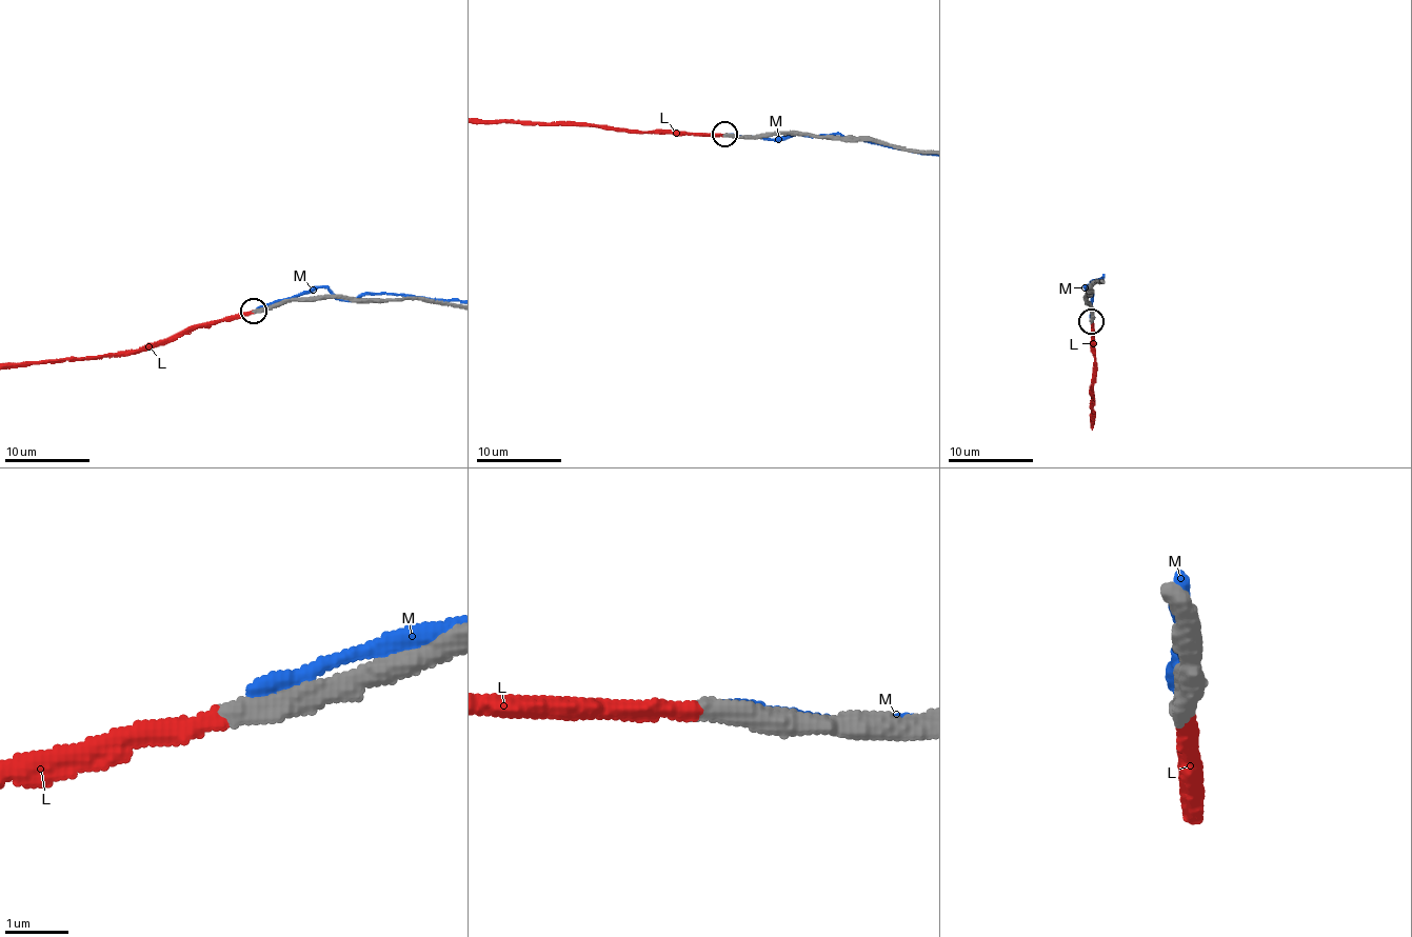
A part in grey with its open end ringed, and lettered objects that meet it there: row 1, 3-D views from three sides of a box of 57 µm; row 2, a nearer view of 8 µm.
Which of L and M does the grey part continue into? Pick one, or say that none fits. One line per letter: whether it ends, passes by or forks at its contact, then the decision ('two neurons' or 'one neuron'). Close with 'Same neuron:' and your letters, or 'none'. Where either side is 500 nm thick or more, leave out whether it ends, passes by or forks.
L: it ends | one neuron
M: it passes by | two neurons
Same neuron: L

